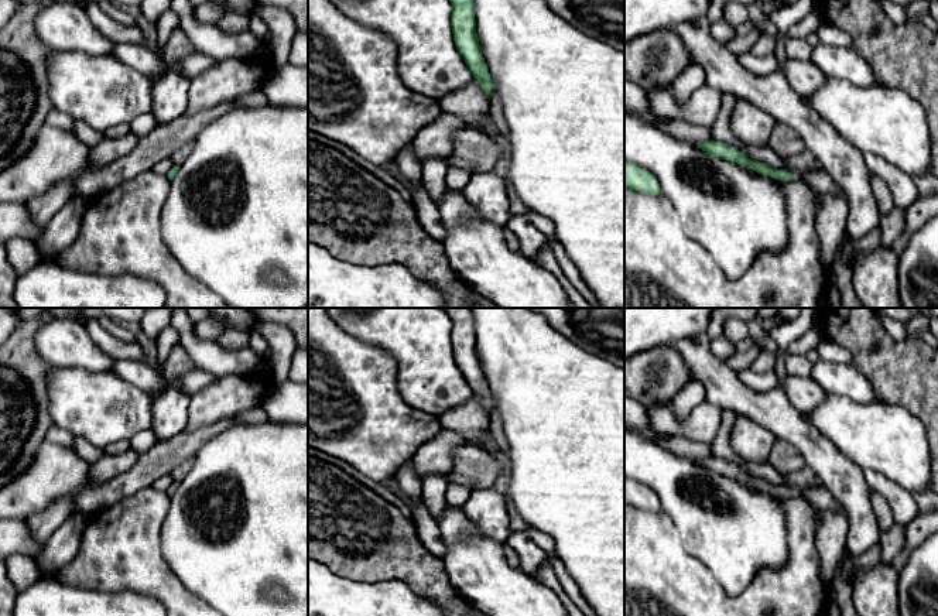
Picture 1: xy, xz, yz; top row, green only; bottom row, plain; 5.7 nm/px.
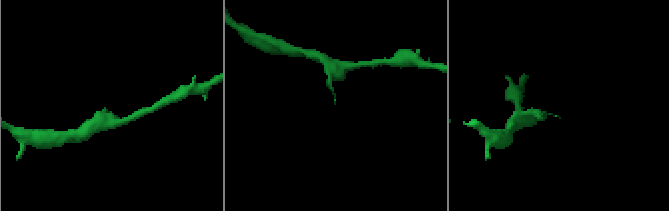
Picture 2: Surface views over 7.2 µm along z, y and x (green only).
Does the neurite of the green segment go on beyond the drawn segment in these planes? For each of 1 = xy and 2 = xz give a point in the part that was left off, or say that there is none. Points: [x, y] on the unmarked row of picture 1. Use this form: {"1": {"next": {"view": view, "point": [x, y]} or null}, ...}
{"1": {"next": {"view": "xy", "point": [180, 472]}}, "2": {"next": null}}

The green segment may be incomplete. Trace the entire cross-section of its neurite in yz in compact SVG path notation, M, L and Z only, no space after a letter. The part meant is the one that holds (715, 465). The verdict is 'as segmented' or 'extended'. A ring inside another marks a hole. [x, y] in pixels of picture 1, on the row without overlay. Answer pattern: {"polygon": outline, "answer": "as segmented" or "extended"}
{"polygon": "M702 458L696 459L698 465L709 470L711 473L728 476L732 479L736 479L739 482L747 483L761 492L767 492L771 494L777 494L781 497L790 497L790 496L797 496L797 497L804 497L804 490L808 486L822 486L822 480L811 470L811 468L804 466L802 469L797 472L791 472L787 475L781 475L787 485L785 486L774 486L770 482L764 479L754 478L749 475L746 470L739 468L737 465L720 459L720 458Z", "answer": "extended"}

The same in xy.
{"polygon": "M192 459L185 461L179 466L177 466L172 472L171 476L174 479L172 485L168 487L167 493L168 496L172 496L175 490L178 489L178 485L182 482L182 479L186 476L186 473L192 468Z", "answer": "extended"}

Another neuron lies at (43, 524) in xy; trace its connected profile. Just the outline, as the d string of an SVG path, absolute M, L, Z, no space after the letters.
M64 497L27 520L28 530L37 543L45 543L72 514L73 503Z

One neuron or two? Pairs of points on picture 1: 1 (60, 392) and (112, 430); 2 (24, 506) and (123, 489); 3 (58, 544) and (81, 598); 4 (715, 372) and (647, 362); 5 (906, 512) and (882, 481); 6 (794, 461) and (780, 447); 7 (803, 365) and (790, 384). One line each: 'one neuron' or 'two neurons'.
1: one neuron
2: one neuron
3: two neurons
4: two neurons
5: one neuron
6: one neuron
7: two neurons

